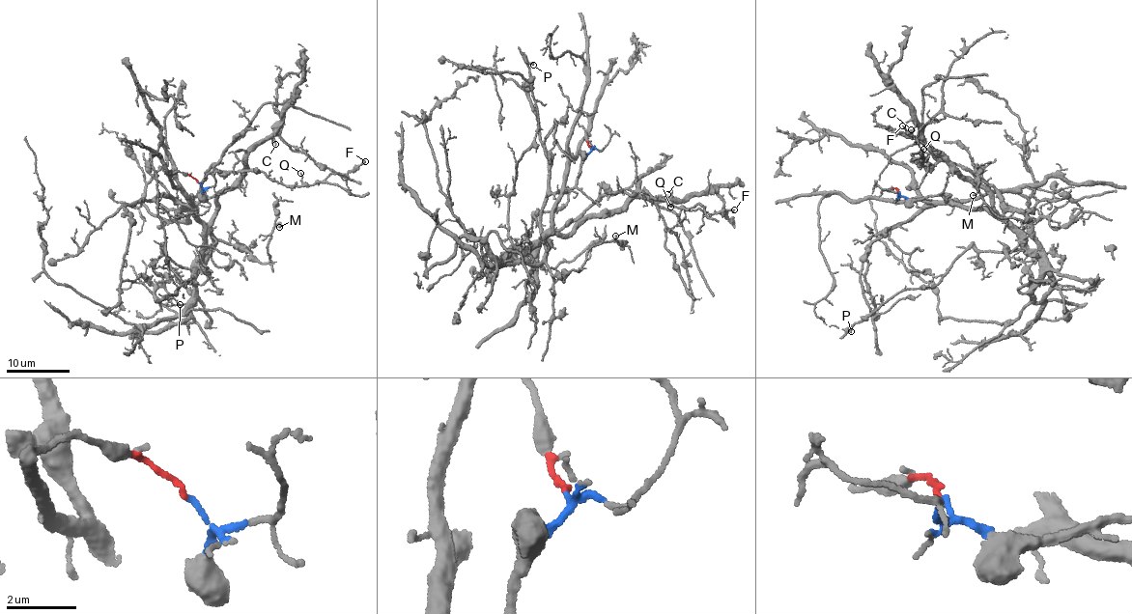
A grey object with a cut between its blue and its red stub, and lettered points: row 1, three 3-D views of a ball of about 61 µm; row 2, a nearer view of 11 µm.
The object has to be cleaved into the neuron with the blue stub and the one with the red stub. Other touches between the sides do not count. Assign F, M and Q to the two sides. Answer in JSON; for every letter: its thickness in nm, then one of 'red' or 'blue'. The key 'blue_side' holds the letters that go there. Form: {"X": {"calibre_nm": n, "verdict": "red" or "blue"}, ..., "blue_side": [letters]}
{"F": {"calibre_nm": 220, "verdict": "blue"}, "M": {"calibre_nm": 160, "verdict": "blue"}, "Q": {"calibre_nm": 110, "verdict": "blue"}, "blue_side": ["F", "M", "Q"]}

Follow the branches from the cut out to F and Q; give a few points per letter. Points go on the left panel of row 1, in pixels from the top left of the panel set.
F: (198, 182), (199, 201), (178, 205), (191, 204), (212, 166), (309, 185), (365, 160)
Q: (198, 182), (199, 201), (178, 205), (191, 204), (212, 166), (256, 169), (288, 185), (302, 183), (299, 172)

